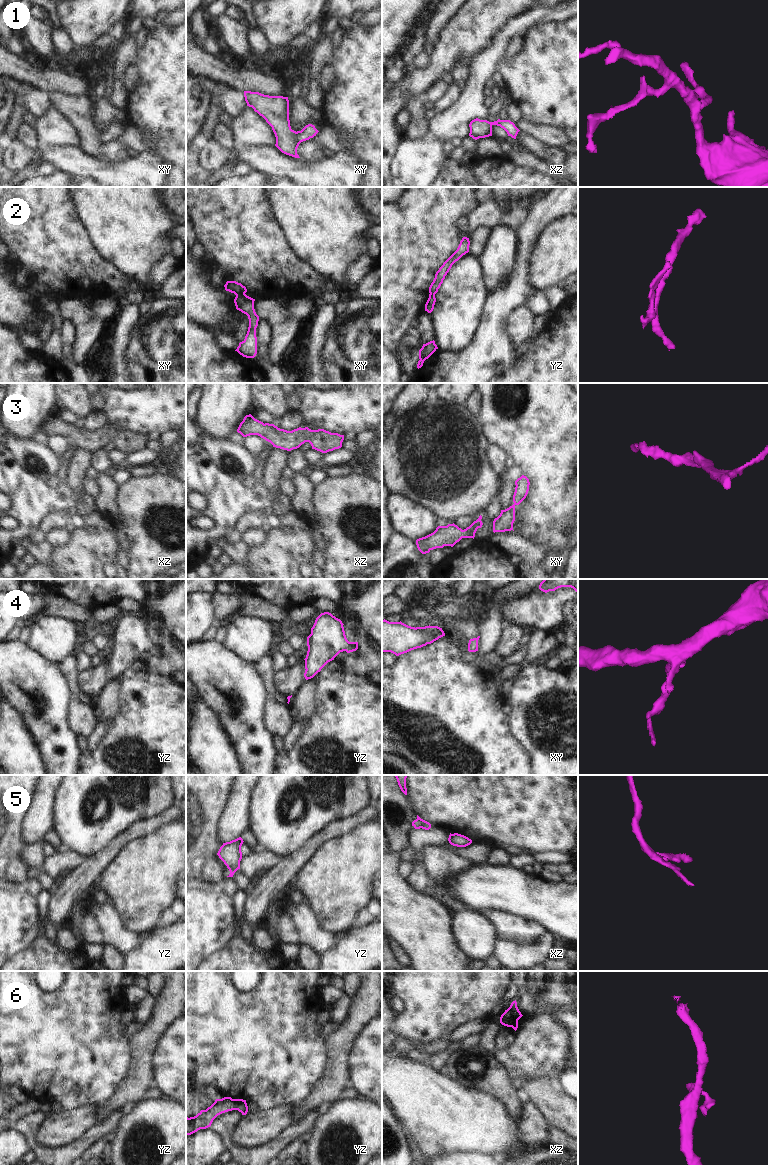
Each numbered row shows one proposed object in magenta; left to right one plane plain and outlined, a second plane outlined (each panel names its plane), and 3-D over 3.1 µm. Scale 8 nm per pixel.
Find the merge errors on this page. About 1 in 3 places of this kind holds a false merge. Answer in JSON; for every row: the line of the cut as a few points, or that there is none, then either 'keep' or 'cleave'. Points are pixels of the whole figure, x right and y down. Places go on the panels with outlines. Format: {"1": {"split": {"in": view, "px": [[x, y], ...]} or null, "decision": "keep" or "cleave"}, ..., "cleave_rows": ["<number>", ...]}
{"1": {"split": {"in": "xy", "px": [[295, 132], [295, 138], [299, 143]]}, "decision": "cleave"}, "2": {"split": {"in": "xy", "px": [[244, 293], [236, 295]]}, "decision": "cleave"}, "3": {"split": null, "decision": "keep"}, "4": {"split": null, "decision": "keep"}, "5": {"split": {"in": "xz", "px": [[418, 816], [421, 827]]}, "decision": "cleave"}, "6": {"split": {"in": "yz", "px": [[238, 1099], [235, 1109]]}, "decision": "cleave"}, "cleave_rows": ["1", "2", "5", "6"]}

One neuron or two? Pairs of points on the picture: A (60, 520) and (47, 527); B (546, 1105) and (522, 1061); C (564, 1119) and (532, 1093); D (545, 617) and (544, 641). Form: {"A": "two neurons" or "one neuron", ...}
{"A": "one neuron", "B": "two neurons", "C": "one neuron", "D": "two neurons"}

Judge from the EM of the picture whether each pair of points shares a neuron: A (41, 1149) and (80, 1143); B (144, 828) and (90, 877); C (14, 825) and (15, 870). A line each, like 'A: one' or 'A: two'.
A: one
B: one
C: one

